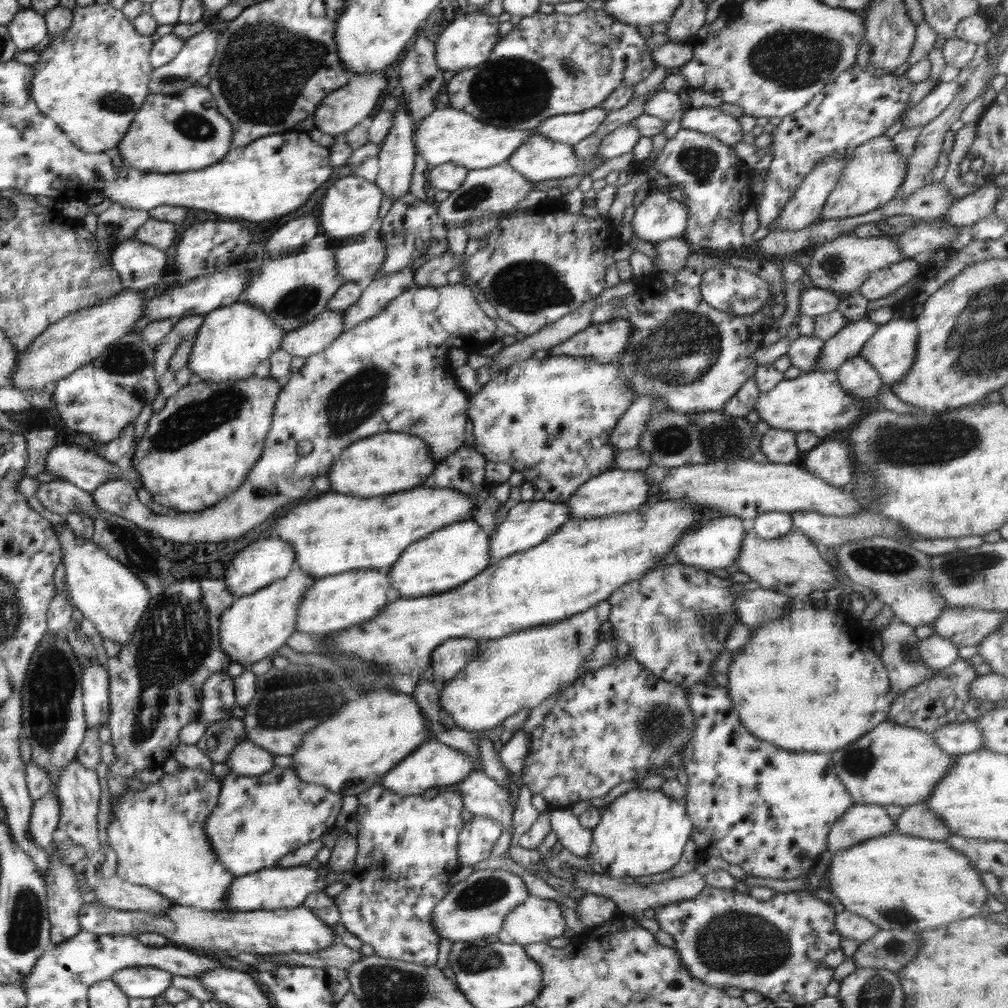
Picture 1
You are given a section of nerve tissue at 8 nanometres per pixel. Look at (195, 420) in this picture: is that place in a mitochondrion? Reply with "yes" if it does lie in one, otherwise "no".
yes

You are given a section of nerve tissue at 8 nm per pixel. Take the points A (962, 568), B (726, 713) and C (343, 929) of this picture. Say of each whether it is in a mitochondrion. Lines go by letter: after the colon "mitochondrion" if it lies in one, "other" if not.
A: mitochondrion
B: other
C: other

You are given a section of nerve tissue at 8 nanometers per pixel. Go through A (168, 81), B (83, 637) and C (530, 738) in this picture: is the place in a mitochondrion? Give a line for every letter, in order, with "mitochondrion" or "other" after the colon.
A: mitochondrion
B: mitochondrion
C: other

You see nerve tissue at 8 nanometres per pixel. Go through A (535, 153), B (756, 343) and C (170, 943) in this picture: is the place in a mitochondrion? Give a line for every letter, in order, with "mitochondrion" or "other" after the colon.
A: other
B: other
C: other

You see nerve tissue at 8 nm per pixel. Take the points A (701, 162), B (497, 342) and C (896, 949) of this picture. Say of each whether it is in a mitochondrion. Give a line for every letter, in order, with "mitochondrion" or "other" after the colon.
A: mitochondrion
B: other
C: mitochondrion

